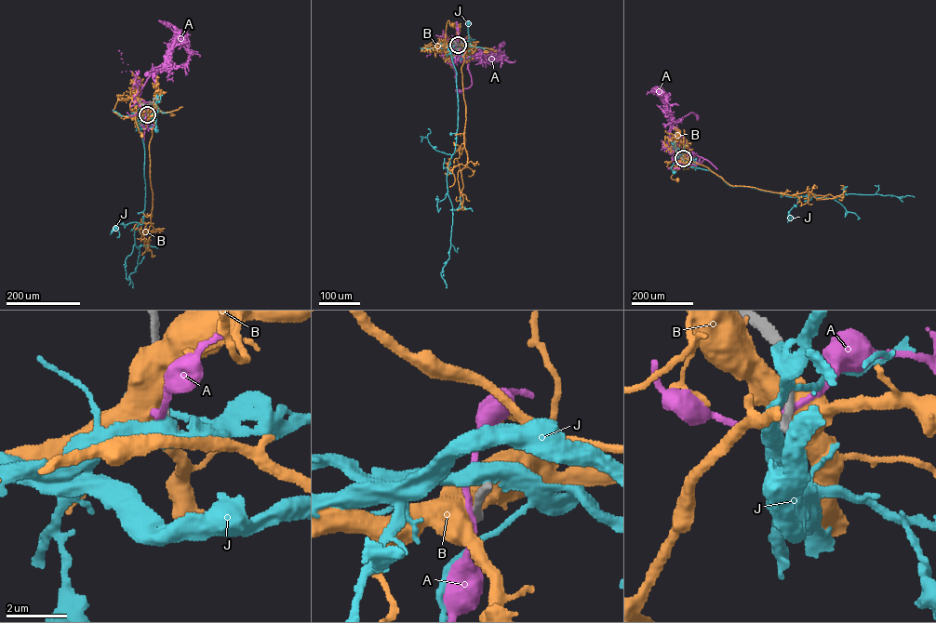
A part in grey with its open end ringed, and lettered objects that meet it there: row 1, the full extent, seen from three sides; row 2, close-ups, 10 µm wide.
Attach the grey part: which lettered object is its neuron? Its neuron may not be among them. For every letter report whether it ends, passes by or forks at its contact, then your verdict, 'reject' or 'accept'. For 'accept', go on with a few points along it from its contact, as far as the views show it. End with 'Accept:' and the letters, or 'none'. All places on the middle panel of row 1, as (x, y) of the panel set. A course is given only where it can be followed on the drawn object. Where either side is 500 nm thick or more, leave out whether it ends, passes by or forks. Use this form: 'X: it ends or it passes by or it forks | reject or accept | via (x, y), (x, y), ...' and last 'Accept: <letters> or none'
A: it passes by | reject
B: reject
J: reject
Accept: none

